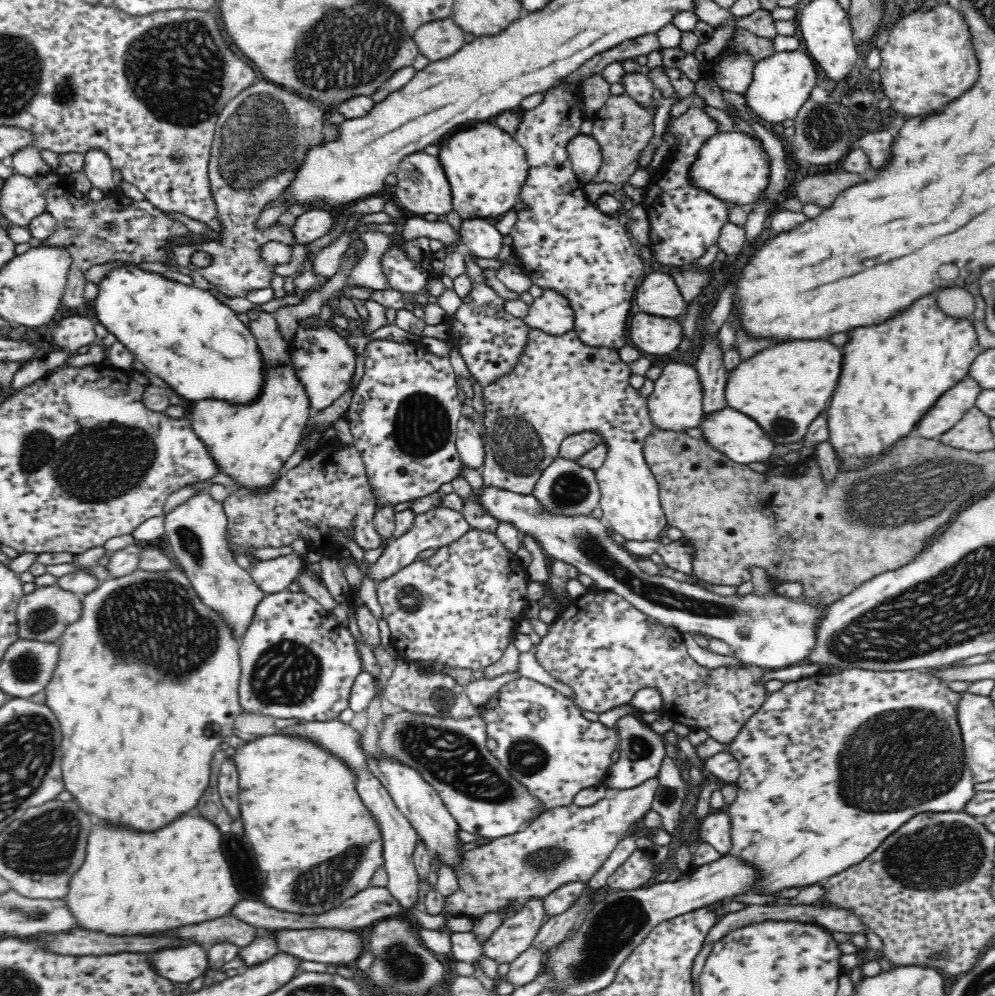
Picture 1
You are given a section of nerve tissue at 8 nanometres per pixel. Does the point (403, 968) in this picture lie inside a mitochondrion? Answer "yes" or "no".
yes

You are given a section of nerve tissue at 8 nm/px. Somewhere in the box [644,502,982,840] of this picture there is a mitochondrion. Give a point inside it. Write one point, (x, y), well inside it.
(903, 758)

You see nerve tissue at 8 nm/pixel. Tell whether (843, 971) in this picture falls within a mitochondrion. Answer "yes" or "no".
no

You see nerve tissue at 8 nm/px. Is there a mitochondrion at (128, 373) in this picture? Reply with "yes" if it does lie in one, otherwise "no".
no

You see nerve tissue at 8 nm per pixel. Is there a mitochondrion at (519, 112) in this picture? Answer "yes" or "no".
no

